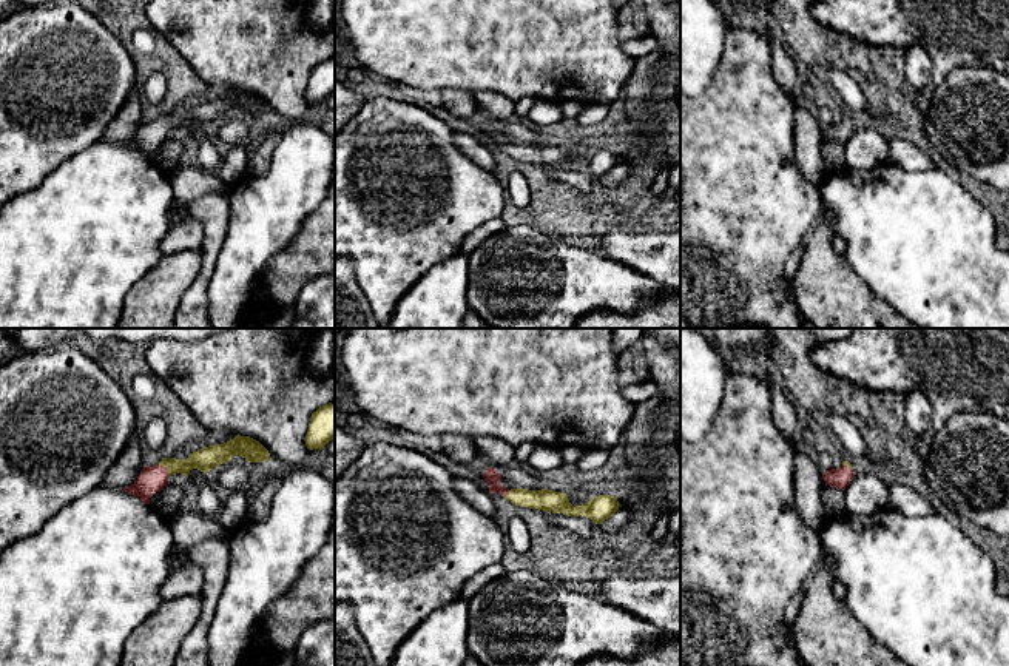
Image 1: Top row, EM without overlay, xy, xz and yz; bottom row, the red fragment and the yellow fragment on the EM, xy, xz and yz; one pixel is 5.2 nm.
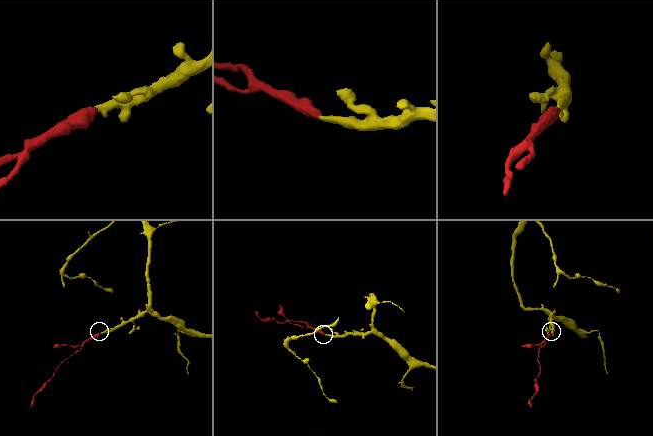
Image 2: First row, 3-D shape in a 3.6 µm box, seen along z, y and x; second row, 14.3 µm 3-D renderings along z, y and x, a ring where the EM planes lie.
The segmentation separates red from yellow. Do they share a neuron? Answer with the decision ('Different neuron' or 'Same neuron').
Same neuron

